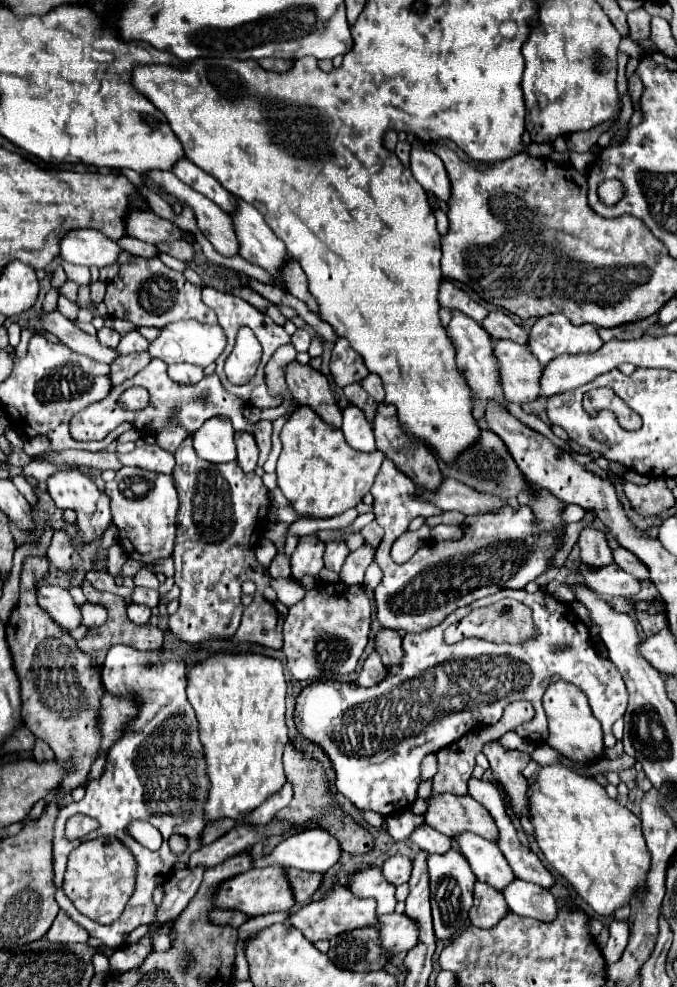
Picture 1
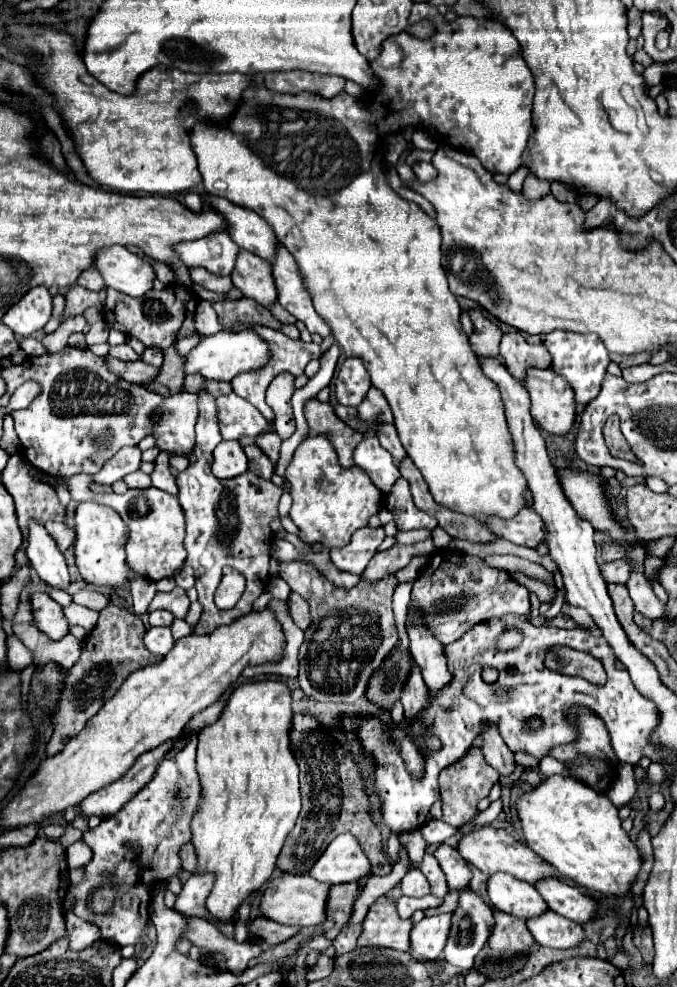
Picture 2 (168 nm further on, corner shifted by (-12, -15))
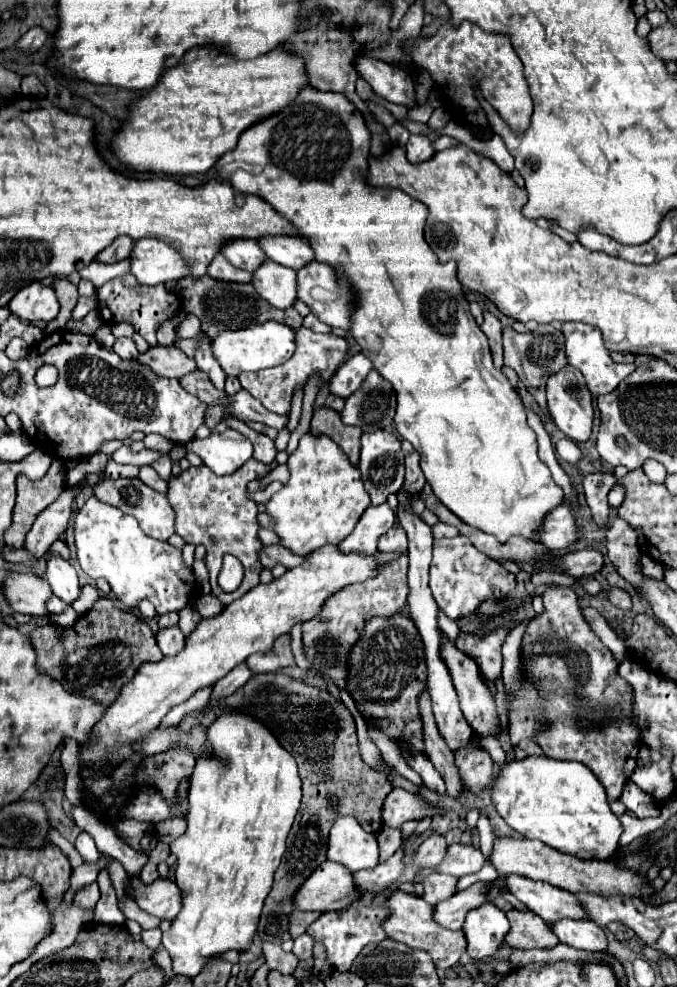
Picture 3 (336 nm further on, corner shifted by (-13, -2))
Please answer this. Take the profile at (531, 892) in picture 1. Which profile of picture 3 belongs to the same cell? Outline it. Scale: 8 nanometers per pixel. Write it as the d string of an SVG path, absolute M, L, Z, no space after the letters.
M559 919L551 925L551 931L561 943L585 951L605 951L607 939L603 929L587 919Z

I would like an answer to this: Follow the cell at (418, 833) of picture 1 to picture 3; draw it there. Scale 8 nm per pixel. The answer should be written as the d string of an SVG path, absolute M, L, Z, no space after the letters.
M451 843L437 871L453 875L453 877L461 877L461 875L477 873L483 867L483 863L485 863L485 857L479 849L471 845L463 845L463 843Z

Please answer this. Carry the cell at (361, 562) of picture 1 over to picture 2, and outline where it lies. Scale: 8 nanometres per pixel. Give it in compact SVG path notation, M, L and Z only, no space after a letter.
M424 540L412 546L402 546L402 544L394 544L392 548L384 550L384 552L376 552L374 558L370 560L368 568L364 570L362 578L368 582L376 582L384 576L396 574L398 570L402 570L416 554L434 554L434 544L432 540Z

